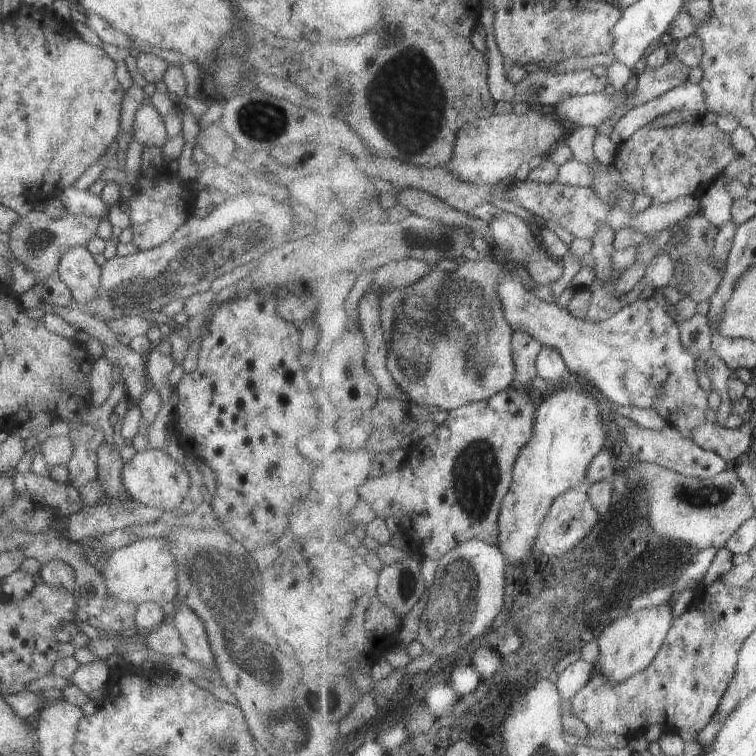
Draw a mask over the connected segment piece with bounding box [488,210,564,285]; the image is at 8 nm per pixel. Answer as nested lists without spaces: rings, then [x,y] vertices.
[[[504,210],[502,214],[494,217],[488,224],[492,228],[492,236],[497,248],[502,248],[503,260],[521,264],[532,274],[534,282],[548,285],[560,280],[564,276],[562,261],[548,254],[539,235],[534,233],[532,228],[528,226],[528,223],[521,219],[520,216]]]

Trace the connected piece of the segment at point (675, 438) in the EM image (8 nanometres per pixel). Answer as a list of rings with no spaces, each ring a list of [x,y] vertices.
[[[641,425],[630,426],[623,430],[625,433],[626,443],[633,451],[633,458],[638,461],[648,461],[649,463],[660,464],[664,468],[676,470],[686,476],[711,479],[726,469],[733,467],[723,456],[717,452],[706,450],[699,444],[696,444],[690,438],[682,434],[682,430],[670,425],[665,426],[662,430],[646,430]]]

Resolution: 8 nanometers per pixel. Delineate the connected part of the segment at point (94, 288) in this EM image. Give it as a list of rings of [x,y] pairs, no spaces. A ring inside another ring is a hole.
[[[76,246],[59,260],[57,277],[70,289],[74,306],[83,309],[100,290],[101,268],[86,247]]]

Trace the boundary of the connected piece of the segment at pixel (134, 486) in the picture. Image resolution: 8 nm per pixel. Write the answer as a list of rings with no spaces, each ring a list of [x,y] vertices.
[[[150,447],[137,452],[131,460],[124,463],[121,478],[131,498],[144,506],[158,508],[162,511],[173,511],[179,508],[190,489],[190,476],[185,467],[180,466],[165,451]]]

